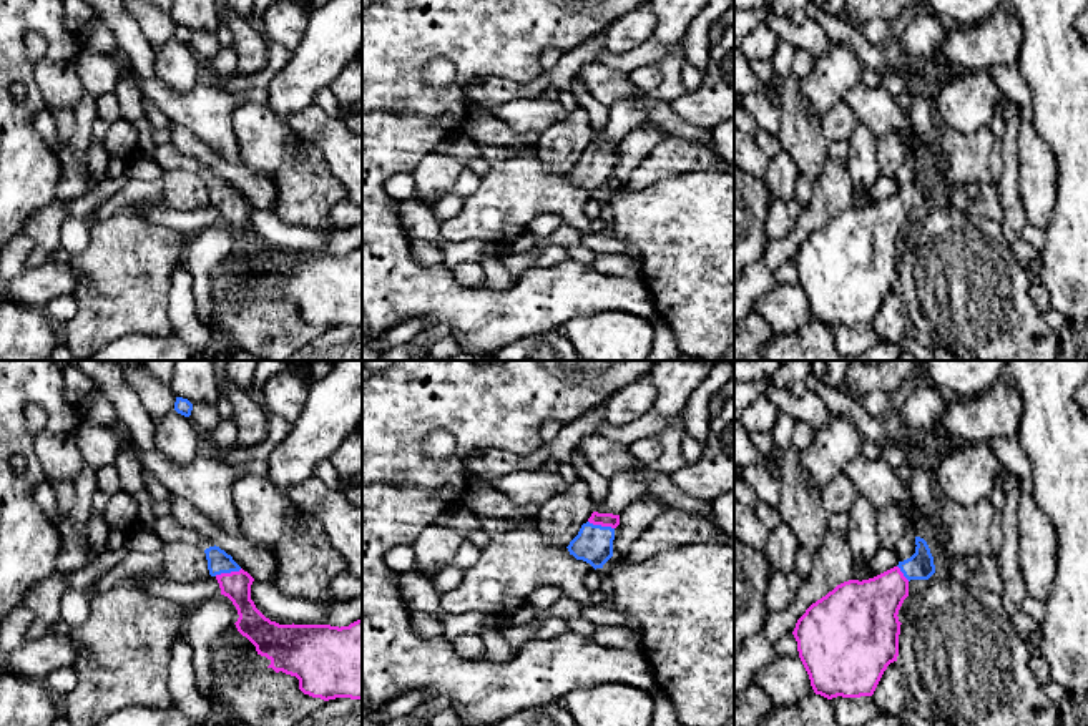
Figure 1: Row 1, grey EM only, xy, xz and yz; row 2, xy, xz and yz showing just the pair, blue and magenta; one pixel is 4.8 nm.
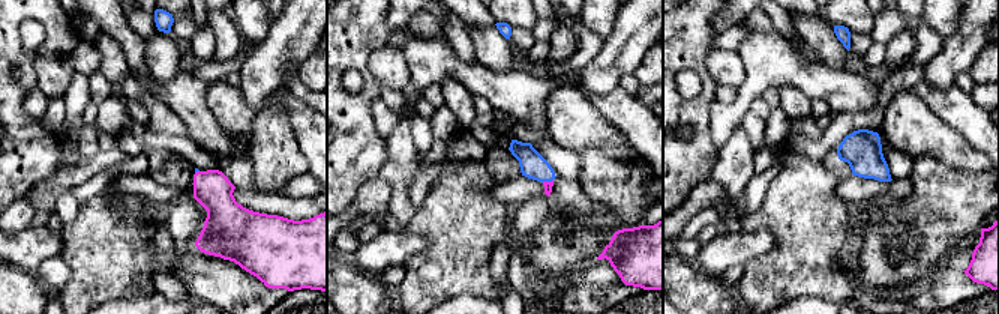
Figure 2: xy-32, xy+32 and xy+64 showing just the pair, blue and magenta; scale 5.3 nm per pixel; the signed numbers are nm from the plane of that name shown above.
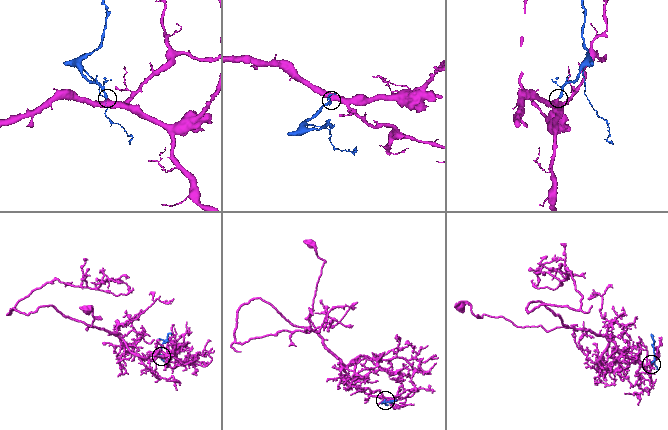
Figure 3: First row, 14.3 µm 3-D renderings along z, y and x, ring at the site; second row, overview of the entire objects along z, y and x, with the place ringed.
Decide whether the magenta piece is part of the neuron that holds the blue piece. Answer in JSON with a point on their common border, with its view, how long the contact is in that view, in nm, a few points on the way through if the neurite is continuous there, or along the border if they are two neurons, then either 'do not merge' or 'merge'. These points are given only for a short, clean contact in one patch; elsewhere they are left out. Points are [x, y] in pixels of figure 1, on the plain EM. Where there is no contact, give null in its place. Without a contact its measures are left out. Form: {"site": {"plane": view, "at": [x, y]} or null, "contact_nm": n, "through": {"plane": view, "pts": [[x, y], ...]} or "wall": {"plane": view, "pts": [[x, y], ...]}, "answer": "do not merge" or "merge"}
{"site": {"plane": "xy", "at": [228, 200]}, "contact_nm": 140, "through": {"plane": "xy", "pts": [[220, 190], [228, 200], [236, 213]]}, "answer": "merge"}

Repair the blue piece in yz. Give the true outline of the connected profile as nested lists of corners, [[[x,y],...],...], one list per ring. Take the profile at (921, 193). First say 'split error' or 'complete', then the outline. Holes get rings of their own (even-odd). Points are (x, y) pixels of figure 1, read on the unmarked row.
split error; [[[915,164],[915,173],[910,186],[874,206],[837,213],[797,248],[792,262],[816,322],[827,327],[872,324],[887,294],[897,289],[902,253],[897,243],[909,224],[909,209],[935,201],[927,169]]]

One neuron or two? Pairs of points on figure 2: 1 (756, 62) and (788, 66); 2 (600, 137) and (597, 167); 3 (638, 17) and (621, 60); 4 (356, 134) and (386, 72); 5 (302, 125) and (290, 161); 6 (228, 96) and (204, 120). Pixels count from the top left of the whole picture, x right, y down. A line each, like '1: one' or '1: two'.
1: one
2: two
3: one
4: two
5: two
6: two

